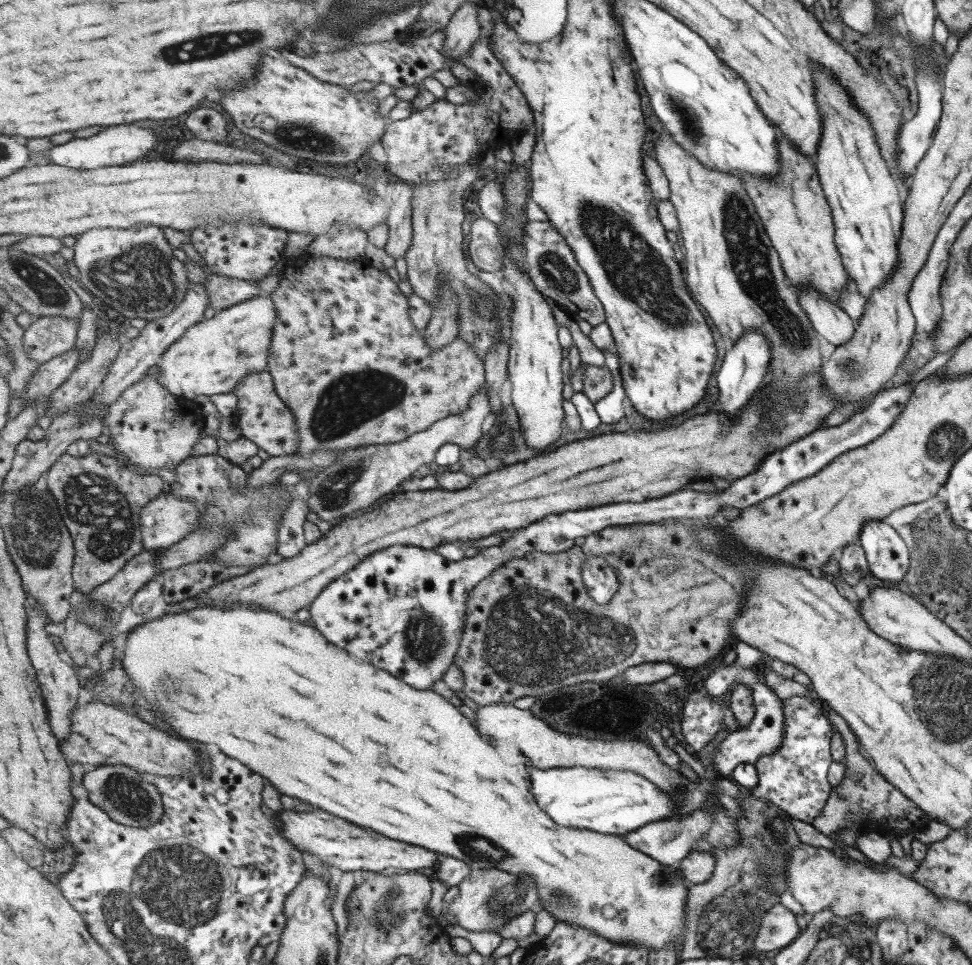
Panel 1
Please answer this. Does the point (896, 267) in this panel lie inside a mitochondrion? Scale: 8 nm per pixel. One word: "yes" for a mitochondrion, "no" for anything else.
no

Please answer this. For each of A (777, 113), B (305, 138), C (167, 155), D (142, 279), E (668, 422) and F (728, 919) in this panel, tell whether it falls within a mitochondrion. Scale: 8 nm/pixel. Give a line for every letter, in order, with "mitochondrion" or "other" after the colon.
A: other
B: mitochondrion
C: other
D: mitochondrion
E: other
F: mitochondrion

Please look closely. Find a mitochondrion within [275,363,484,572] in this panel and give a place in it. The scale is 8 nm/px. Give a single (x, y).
(345, 402)

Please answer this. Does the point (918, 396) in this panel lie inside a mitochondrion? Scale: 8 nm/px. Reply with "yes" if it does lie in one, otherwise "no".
no

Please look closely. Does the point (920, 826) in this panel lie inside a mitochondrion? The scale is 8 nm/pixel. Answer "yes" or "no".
no

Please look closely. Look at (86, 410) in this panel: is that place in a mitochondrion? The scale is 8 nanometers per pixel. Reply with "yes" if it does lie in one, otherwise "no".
no

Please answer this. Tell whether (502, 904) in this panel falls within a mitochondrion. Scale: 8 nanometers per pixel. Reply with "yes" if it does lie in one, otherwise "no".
yes

